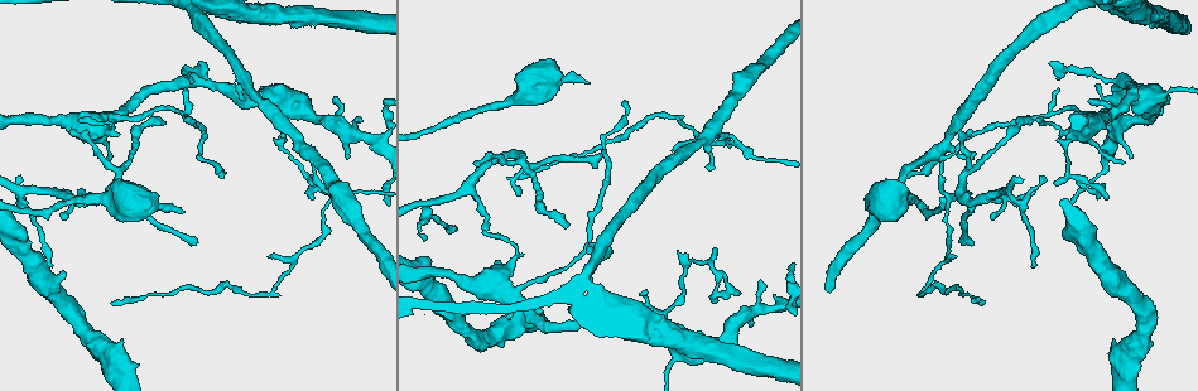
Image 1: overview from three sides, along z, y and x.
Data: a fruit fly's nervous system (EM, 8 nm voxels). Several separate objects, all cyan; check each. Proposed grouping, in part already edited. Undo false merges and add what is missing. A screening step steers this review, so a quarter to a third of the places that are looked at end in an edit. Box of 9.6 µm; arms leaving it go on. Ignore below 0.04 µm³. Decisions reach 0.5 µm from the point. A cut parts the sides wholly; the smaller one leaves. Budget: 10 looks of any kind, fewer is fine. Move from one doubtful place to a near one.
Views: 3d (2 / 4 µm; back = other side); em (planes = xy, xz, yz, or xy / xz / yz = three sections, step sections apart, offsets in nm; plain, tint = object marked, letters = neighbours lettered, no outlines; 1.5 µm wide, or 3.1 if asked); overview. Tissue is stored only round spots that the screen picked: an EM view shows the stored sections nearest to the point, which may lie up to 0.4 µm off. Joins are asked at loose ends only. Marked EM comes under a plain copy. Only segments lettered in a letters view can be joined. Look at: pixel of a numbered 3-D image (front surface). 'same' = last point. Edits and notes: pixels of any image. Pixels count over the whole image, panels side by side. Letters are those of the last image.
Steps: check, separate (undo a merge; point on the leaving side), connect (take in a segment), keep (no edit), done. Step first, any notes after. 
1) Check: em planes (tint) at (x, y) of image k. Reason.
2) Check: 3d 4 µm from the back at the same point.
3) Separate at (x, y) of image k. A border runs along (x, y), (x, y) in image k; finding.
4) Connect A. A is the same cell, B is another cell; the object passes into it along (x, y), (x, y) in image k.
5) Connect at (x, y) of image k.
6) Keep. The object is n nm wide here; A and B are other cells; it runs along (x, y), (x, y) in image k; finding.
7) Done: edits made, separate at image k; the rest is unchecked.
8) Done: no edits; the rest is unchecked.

Check: em xz step 4 (letters) at (647, 290) of image 1. An open end.

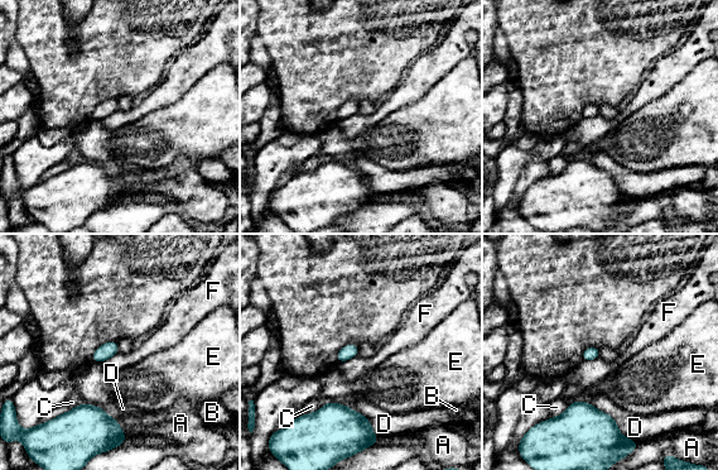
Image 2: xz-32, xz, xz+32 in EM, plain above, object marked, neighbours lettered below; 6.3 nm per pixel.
Check: em planes (letters) at the same point.

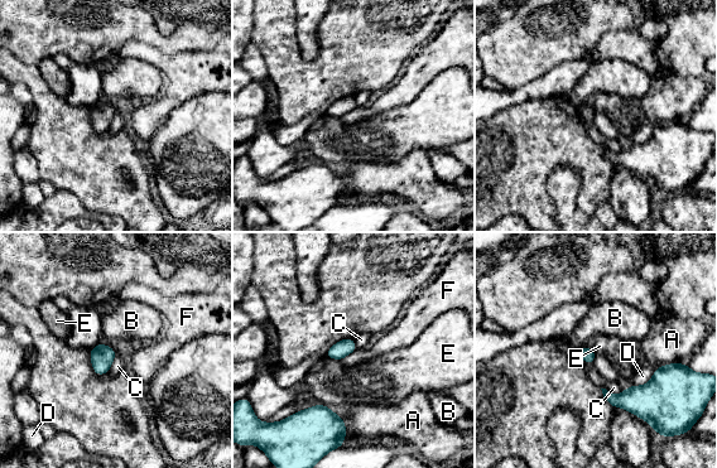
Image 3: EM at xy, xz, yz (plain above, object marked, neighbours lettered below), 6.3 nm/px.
Keep. A, B, C, D, E and F are other cells; a border runs along (601, 387), (616, 395), (626, 387) in image 3; no lettered segment goes on from it.

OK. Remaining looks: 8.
Check: em planes (letters) at (485, 229) of image 1. Branch stops here.

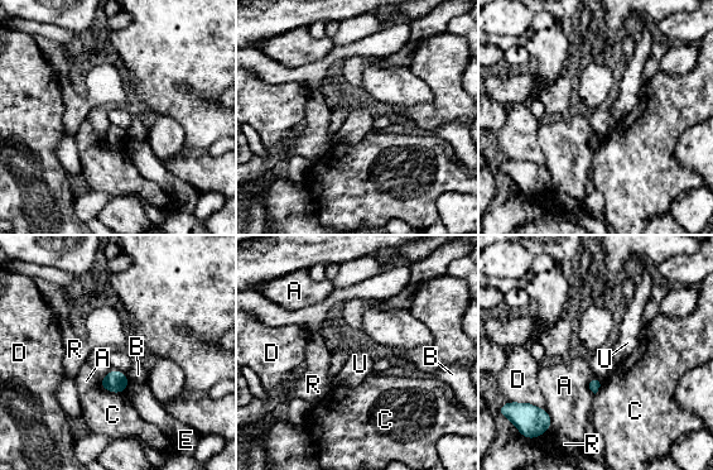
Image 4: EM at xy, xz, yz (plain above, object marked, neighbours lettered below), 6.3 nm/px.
Keep. The longest contact is with D, 190 nm; A, B, C, D, E, R and U are other cells; a border runs along (99, 385), (112, 392), (125, 391) in image 4; none of them fits.

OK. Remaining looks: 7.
Check: em xz step 8 (letters) at (52, 265) of image 1. Free end.

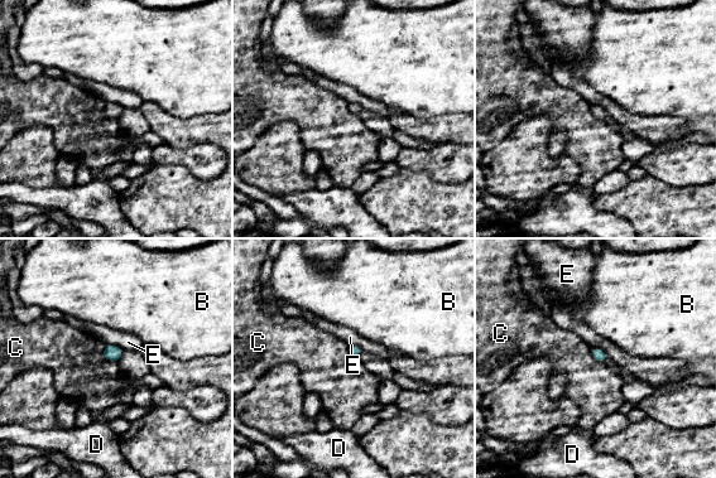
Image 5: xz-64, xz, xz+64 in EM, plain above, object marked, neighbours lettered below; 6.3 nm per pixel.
Check: em planes (letters) at the same point. Cut it another way.

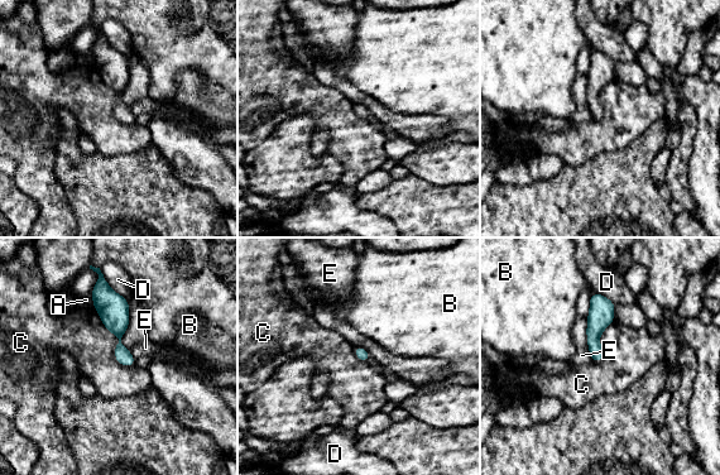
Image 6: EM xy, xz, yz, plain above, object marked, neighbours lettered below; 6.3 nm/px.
Keep. The longest contact is with E, 280 nm; A, B, C, D and E are other cells; a border runs along (586, 318), (586, 344), (591, 360) in image 6; none of them fits.

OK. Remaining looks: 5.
Check: em planes (letters) at (948, 195) of image 1. Sharp bend.

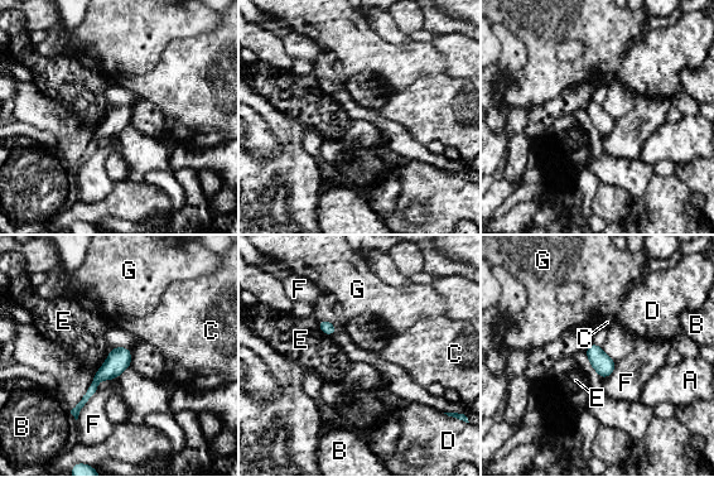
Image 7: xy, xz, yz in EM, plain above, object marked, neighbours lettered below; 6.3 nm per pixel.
Keep. The object is 130 nm wide here; A, B, C, D, E, F and G are other cells; it runs along (126, 351), (95, 381), (75, 412) in image 7; all the same cell.

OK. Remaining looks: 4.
Done: no edits; the rest is unchecked.

